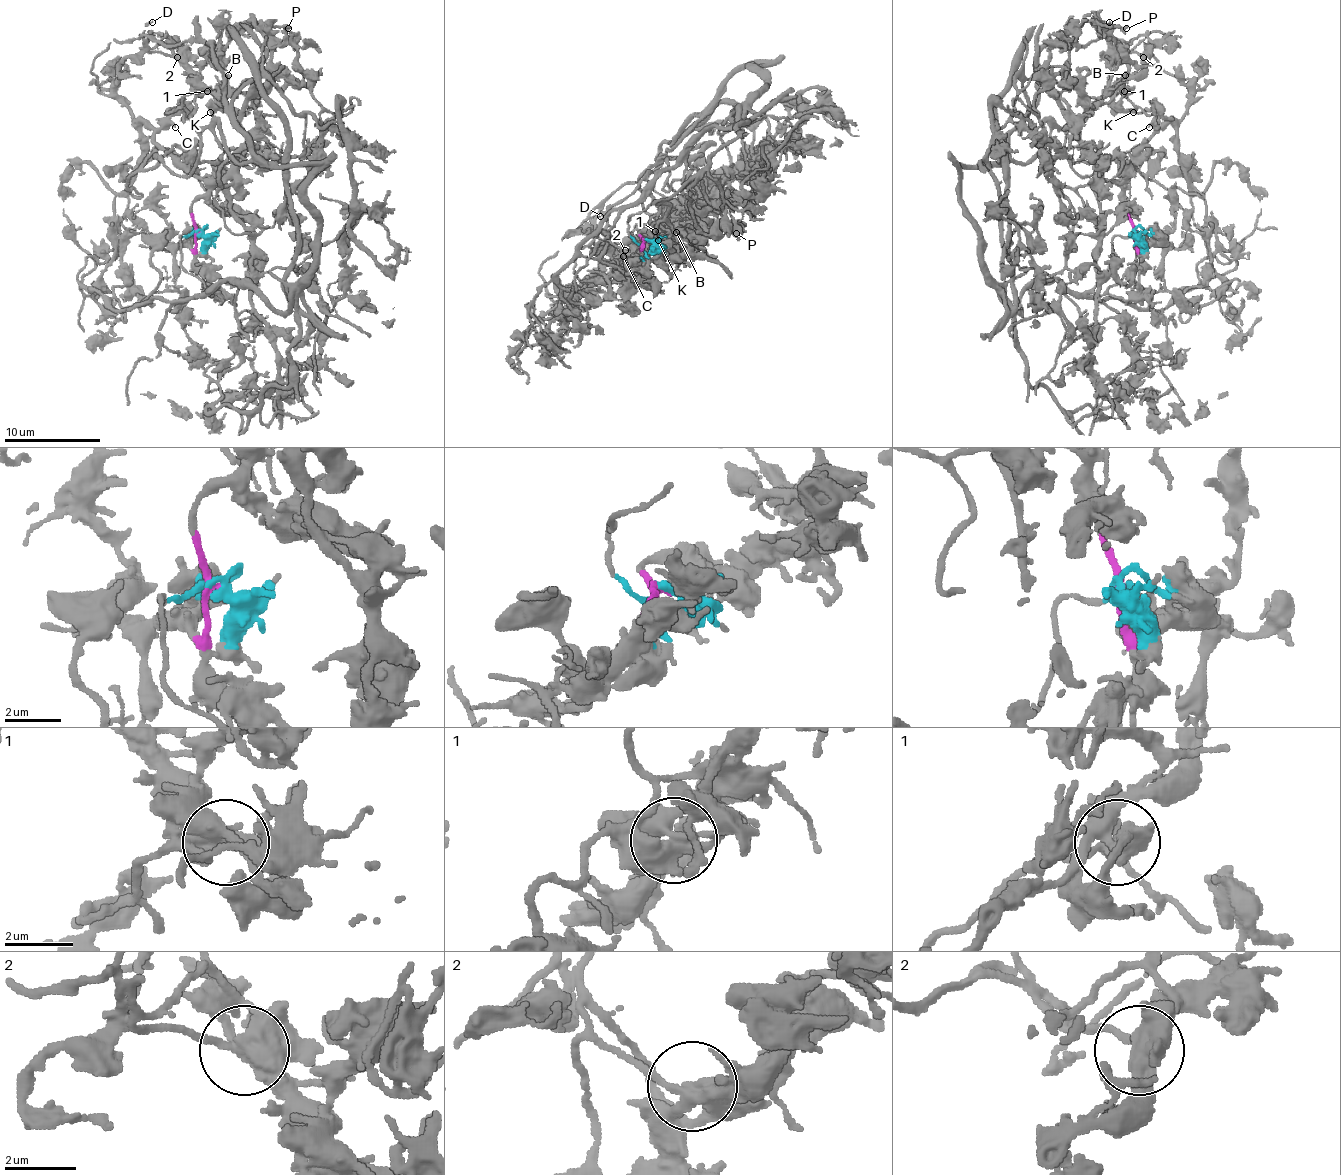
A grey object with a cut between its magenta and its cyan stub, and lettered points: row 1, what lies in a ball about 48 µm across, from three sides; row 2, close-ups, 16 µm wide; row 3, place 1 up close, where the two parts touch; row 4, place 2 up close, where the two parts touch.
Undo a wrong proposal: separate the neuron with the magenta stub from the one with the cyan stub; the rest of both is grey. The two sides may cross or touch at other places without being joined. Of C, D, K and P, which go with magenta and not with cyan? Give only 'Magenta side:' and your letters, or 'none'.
Magenta side: C

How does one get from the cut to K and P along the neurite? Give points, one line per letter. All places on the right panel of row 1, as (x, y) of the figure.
K: (1134, 233), (1100, 296), (1035, 281), (1016, 310), (956, 166), (1026, 163), (1124, 91), (1134, 113)
P: (1134, 233), (1100, 296), (1016, 310), (956, 166), (1006, 151), (1047, 45), (1146, 62), (1100, 24), (1127, 29)

